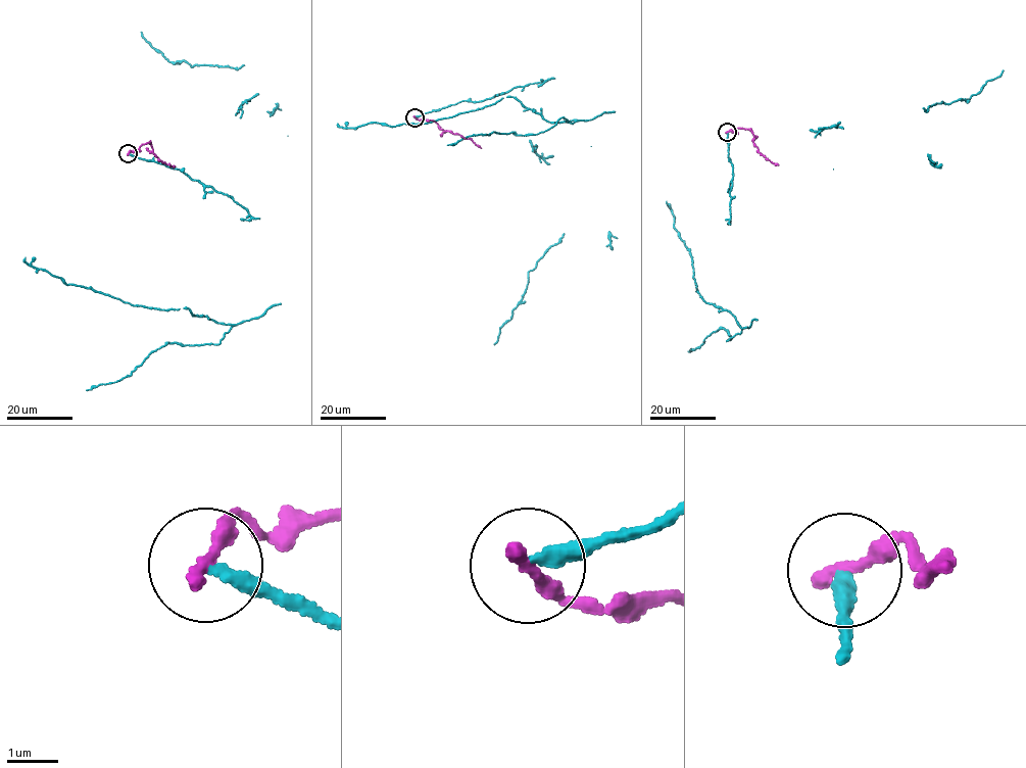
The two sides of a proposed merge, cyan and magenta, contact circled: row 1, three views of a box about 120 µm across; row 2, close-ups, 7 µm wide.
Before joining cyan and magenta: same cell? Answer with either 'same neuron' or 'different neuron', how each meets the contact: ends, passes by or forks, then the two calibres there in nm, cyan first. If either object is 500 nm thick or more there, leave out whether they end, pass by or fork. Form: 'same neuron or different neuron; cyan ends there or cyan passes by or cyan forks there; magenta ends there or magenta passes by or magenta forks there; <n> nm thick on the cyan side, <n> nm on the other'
different neuron; cyan ends there; magenta ends there; 280 nm thick on the cyan side, 320 nm on the other

